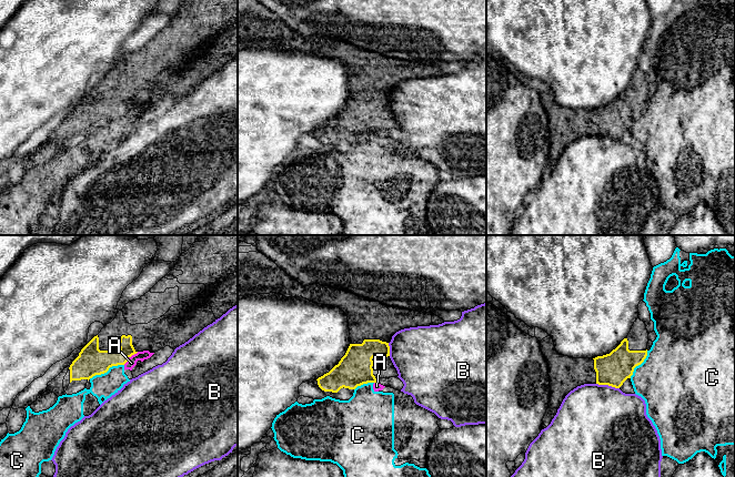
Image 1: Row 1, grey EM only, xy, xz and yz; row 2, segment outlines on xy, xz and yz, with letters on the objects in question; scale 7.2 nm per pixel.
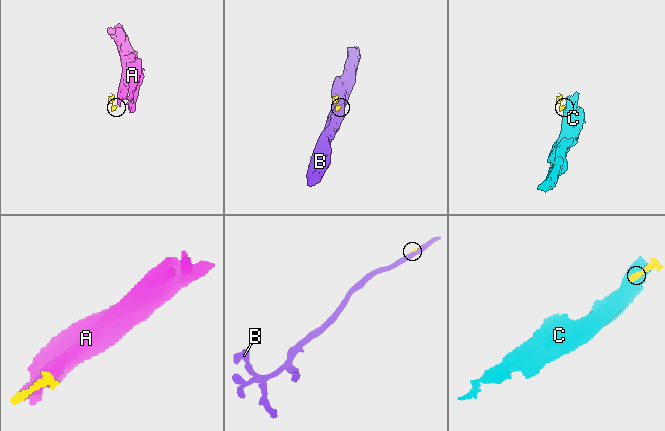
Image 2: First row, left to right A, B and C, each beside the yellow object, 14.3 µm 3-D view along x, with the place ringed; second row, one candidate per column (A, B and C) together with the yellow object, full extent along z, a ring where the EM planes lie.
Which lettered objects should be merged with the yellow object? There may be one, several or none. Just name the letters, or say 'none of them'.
none of them

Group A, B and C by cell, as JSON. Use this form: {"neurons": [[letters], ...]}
{"neurons": [["A", "C"], ["B"]]}

